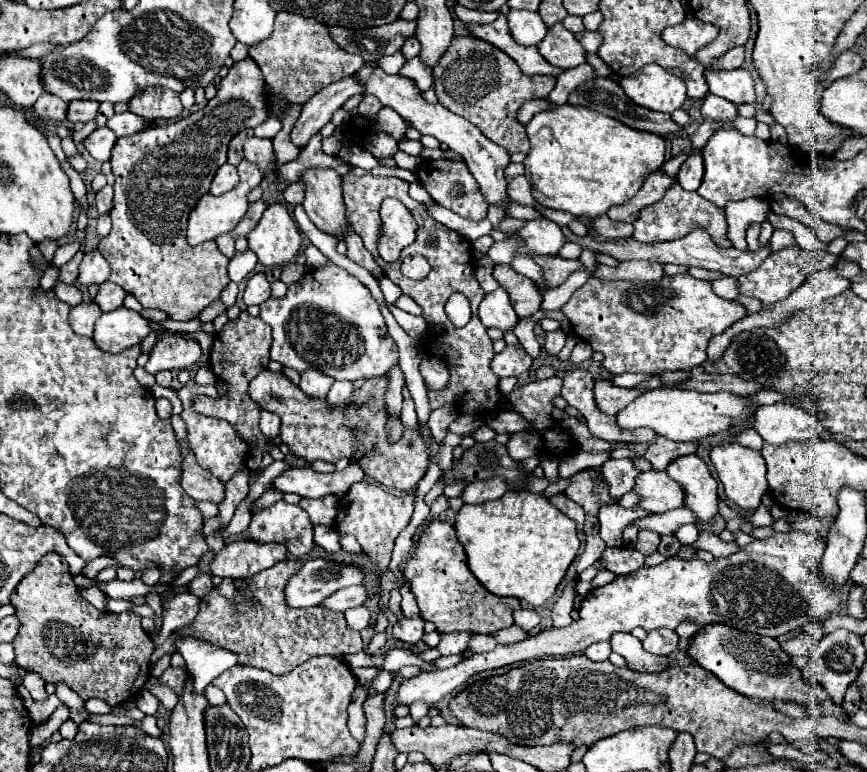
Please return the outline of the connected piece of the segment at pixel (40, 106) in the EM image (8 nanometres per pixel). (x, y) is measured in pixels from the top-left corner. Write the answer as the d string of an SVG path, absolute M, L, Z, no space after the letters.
M42 93L38 97L38 101L32 105L34 113L40 115L40 117L48 117L48 119L54 119L54 121L64 121L66 119L66 109L68 109L68 103L62 101L60 97L56 95L50 95L50 93Z

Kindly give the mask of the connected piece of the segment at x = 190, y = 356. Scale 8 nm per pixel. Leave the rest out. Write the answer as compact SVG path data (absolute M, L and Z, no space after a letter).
M160 329L162 333L162 341L158 341L154 345L154 349L150 351L150 359L146 363L146 371L156 375L158 371L180 371L180 369L188 369L194 367L198 357L200 357L200 345L196 341L172 335L164 329Z

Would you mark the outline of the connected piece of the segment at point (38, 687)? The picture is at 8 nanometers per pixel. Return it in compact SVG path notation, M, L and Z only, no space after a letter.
M26 671L24 679L26 679L24 687L30 691L32 699L34 699L34 701L46 701L46 697L48 697L48 693L46 693L46 689L44 689L46 683L40 679L40 675L34 673L34 671Z

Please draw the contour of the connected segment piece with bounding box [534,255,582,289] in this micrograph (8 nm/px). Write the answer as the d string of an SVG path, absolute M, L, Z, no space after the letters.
M546 255L546 257L534 257L534 261L542 267L544 277L548 281L548 289L558 287L570 273L574 273L576 269L580 269L580 261L568 261L568 259L560 259L556 255Z

